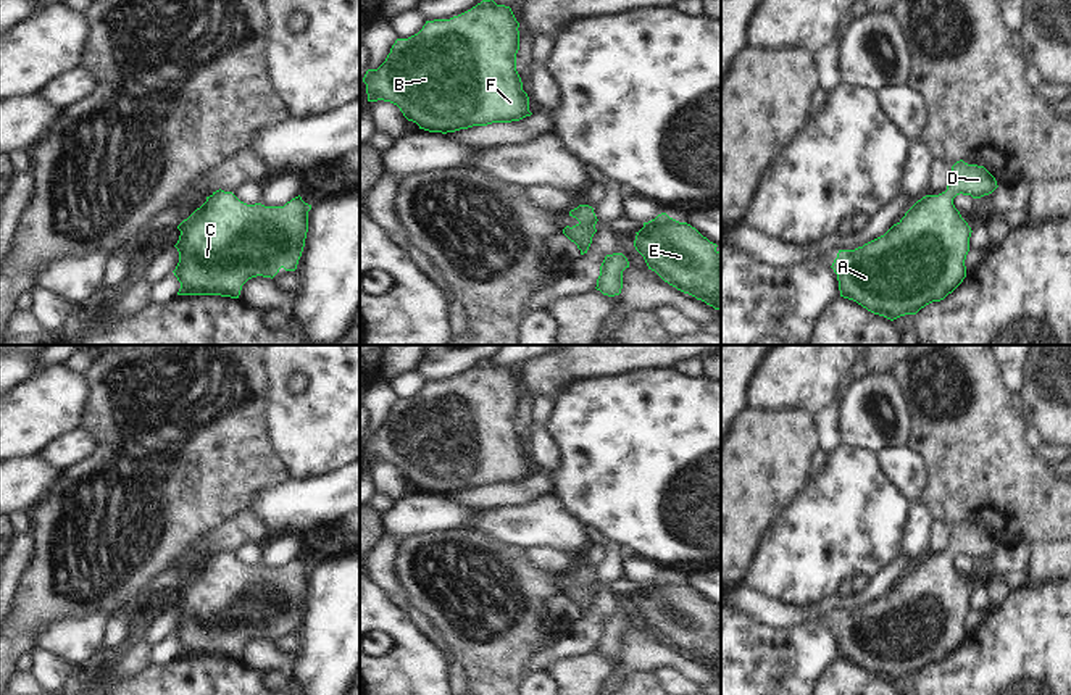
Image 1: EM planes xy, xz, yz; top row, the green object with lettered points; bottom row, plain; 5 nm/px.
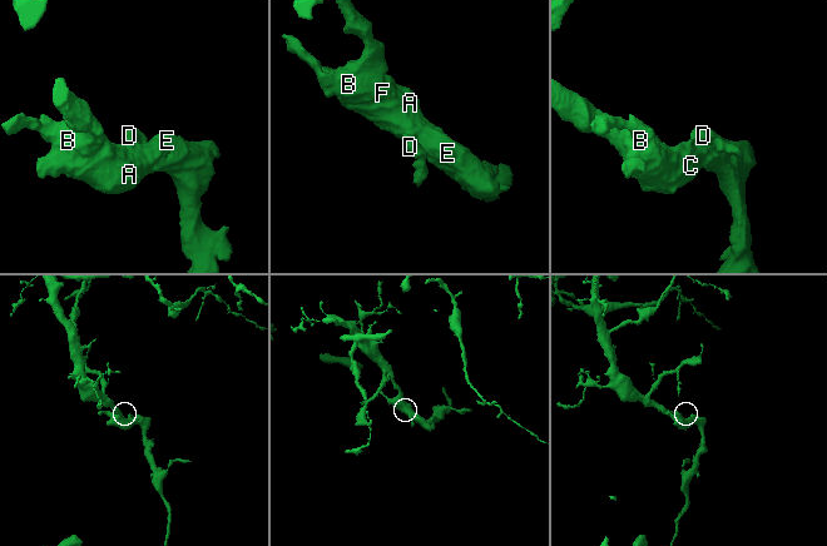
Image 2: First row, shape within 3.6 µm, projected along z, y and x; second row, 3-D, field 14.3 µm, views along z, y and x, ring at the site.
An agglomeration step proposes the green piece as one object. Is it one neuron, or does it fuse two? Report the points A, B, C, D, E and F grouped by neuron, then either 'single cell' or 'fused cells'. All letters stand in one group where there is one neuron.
groups A B C D E F; single cell

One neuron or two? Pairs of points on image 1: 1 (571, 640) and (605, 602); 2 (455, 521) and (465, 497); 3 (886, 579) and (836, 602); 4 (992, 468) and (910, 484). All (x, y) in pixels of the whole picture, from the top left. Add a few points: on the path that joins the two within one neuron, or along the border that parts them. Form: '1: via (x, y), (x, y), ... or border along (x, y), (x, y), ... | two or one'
1: via (581, 631), (597, 611) | one
2: border along (445, 495), (450, 500), (487, 510) | two
3: via (873, 590), (860, 600), (849, 602) | one
4: border along (908, 447), (926, 466), (926, 486), (920, 499) | two

